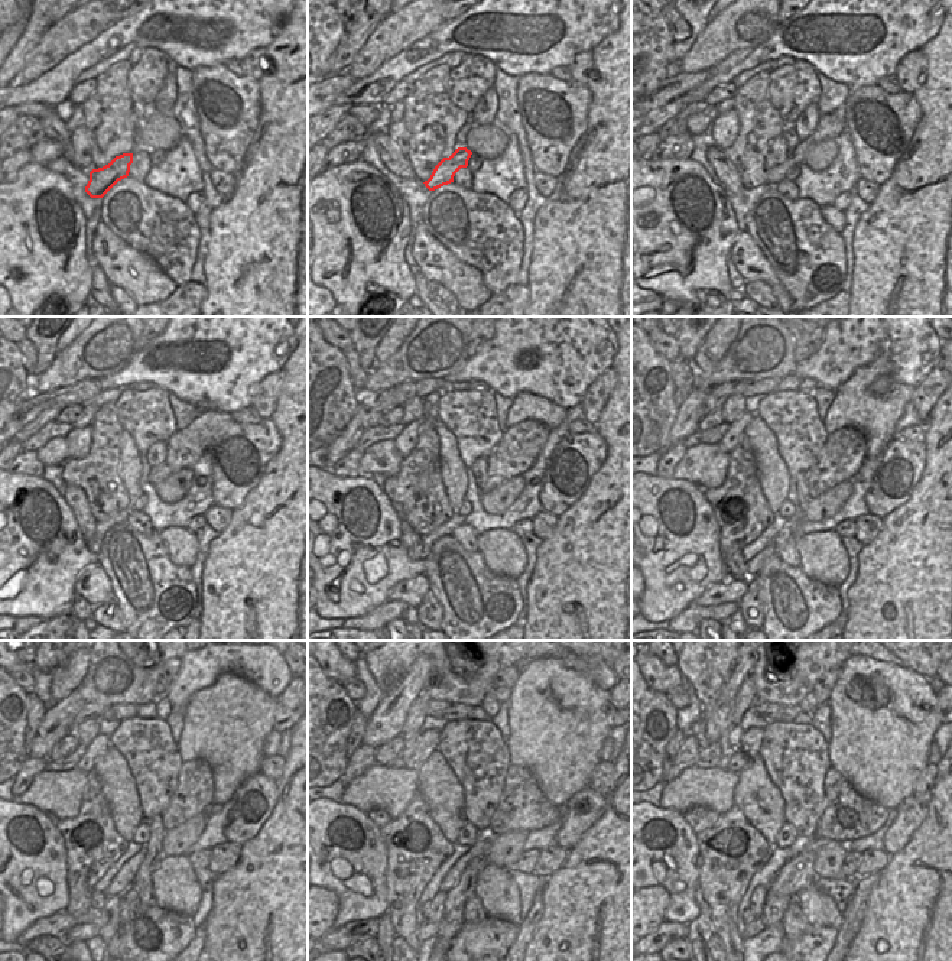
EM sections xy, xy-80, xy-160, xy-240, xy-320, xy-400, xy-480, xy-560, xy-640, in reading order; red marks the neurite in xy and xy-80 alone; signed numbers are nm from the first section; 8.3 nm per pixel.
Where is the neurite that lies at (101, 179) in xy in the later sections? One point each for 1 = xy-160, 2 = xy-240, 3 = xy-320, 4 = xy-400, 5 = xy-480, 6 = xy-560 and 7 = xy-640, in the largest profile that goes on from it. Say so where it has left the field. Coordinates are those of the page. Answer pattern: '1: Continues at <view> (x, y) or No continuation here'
1: Continues at xy-160 (832, 125)
2: Continues at xy-240 (185, 447)
3: Continues at xy-320 (520, 445)
4: Continues at xy-400 (842, 454)
5: Continues at xy-480 (195, 785)
6: Continues at xy-560 (523, 808)
7: Continues at xy-640 (847, 815)

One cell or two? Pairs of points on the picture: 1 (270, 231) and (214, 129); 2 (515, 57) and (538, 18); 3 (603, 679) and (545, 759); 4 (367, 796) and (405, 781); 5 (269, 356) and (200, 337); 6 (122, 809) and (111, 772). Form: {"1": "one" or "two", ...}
{"1": "two", "2": "one", "3": "two", "4": "one", "5": "one", "6": "one"}

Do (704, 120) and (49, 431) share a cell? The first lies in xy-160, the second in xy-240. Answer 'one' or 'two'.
two

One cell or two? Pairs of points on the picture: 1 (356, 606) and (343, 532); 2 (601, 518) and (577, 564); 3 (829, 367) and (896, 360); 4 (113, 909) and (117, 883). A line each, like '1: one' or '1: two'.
1: one
2: one
3: one
4: two

